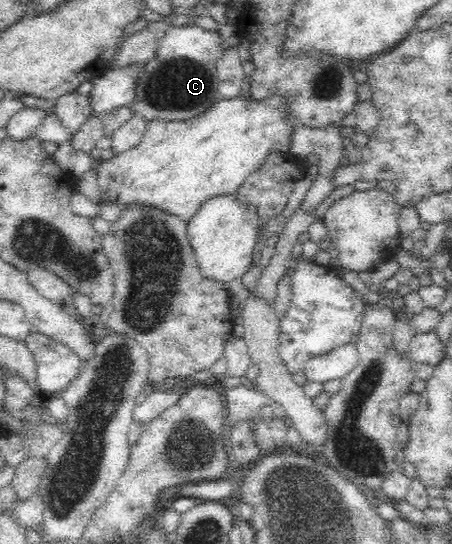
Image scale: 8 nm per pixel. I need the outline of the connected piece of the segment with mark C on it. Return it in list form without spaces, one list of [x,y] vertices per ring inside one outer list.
[[[192,21],[180,22],[164,30],[156,54],[149,59],[136,80],[136,98],[129,104],[132,115],[150,122],[188,121],[220,102],[217,63],[223,56],[222,36],[218,31],[200,28]]]

